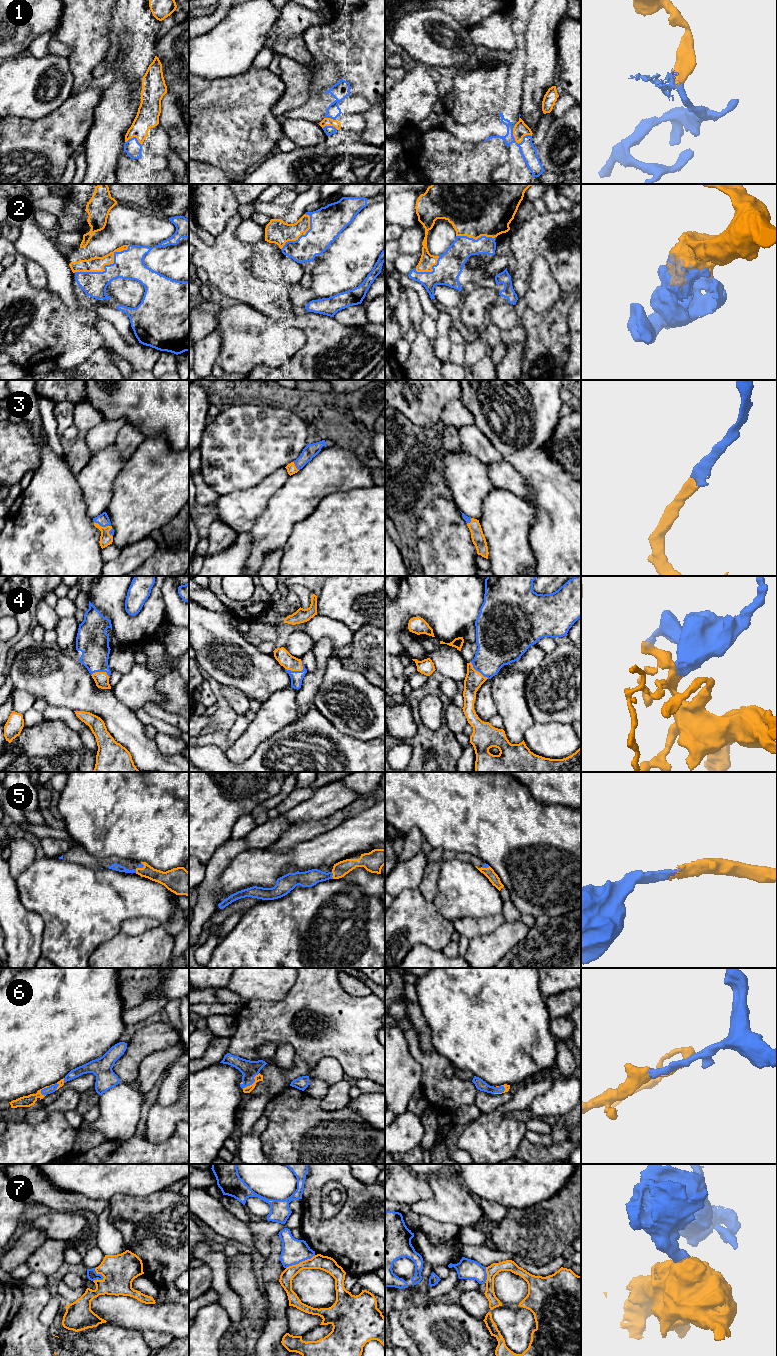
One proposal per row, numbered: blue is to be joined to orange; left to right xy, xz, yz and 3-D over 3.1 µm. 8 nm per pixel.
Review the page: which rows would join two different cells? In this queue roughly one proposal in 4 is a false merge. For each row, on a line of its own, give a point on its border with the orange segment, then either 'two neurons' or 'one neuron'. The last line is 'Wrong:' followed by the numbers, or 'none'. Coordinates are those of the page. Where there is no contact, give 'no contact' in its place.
1: contact yz (518, 143); one neuron
2: contact xy (104, 265); one neuron
3: contact xy (101, 526); one neuron
4: contact xz (295, 670); one neuron
5: contact xz (333, 875); one neuron
6: contact xz (253, 1083); one neuron
7: contact xz (300, 1262); two neurons
Wrong: 7

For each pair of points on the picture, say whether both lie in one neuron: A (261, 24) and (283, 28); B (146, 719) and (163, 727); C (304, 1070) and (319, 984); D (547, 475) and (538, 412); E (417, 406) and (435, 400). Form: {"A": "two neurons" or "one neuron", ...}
{"A": "two neurons", "B": "one neuron", "C": "two neurons", "D": "one neuron", "E": "one neuron"}

